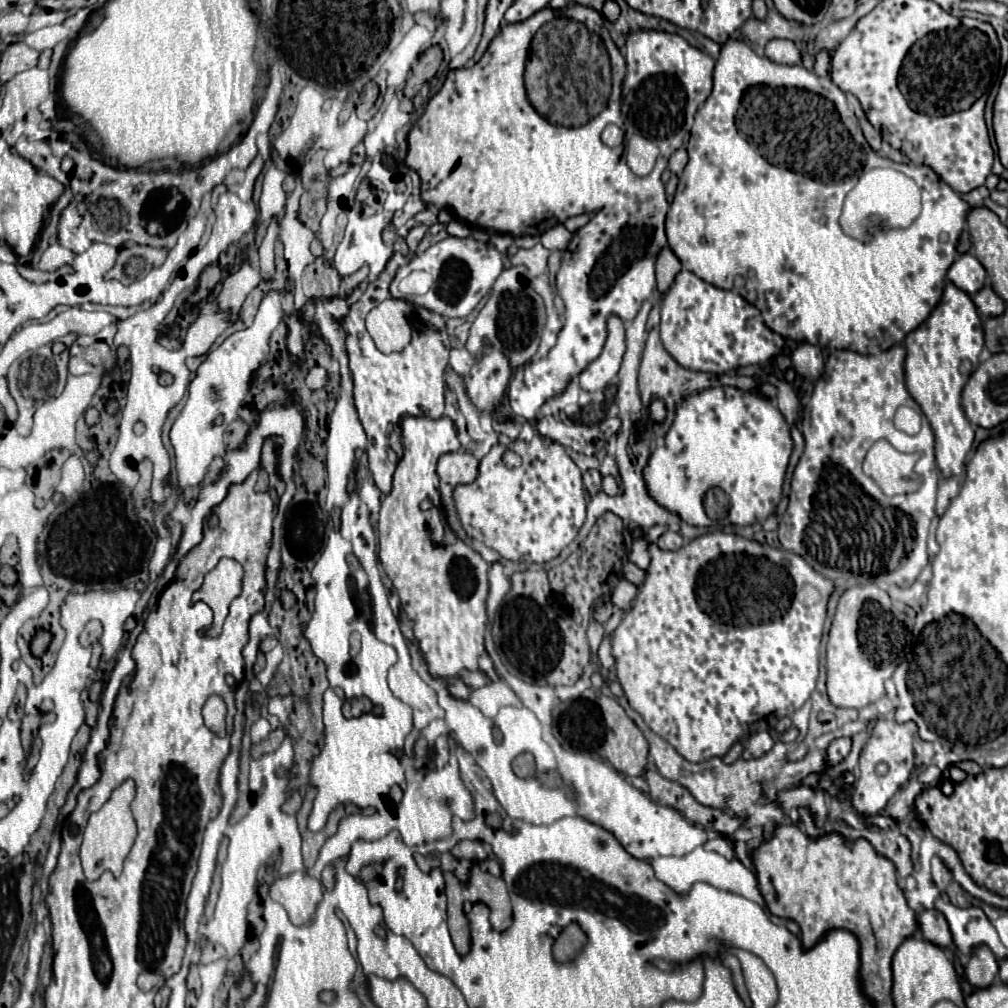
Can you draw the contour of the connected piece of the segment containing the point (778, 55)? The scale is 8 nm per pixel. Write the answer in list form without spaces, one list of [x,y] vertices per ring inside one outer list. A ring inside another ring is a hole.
[[[771,39],[765,47],[765,55],[781,65],[799,65],[801,49],[789,39]]]

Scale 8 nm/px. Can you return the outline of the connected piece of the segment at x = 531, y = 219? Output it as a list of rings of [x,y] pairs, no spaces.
[[[545,7],[537,11],[537,15],[525,19],[525,23],[507,23],[497,39],[493,39],[481,61],[477,61],[473,67],[451,69],[447,73],[443,87],[437,95],[433,95],[423,115],[415,121],[407,135],[409,151],[405,165],[419,173],[423,201],[435,205],[437,209],[453,209],[455,215],[471,229],[493,231],[511,237],[543,235],[547,229],[565,223],[569,217],[603,209],[613,193],[612,179],[615,179],[614,172],[625,147],[603,145],[601,131],[609,123],[624,127],[621,81],[625,77],[625,59],[606,27],[602,27],[601,37],[612,65],[613,95],[600,115],[585,123],[585,127],[553,127],[547,119],[541,119],[541,115],[527,101],[523,73],[529,39],[533,39],[537,27],[557,17],[556,10]]]

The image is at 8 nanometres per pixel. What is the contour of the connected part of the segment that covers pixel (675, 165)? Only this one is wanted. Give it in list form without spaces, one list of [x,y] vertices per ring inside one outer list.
[[[681,147],[681,149],[677,149],[677,151],[669,157],[669,171],[675,173],[675,175],[679,175],[679,173],[685,169],[685,165],[687,165],[687,151]]]

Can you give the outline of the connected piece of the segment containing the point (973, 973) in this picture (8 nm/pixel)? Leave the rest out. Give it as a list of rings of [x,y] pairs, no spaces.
[[[981,945],[973,949],[969,963],[965,965],[965,975],[973,987],[989,987],[999,971],[997,957],[989,951],[989,947]]]

